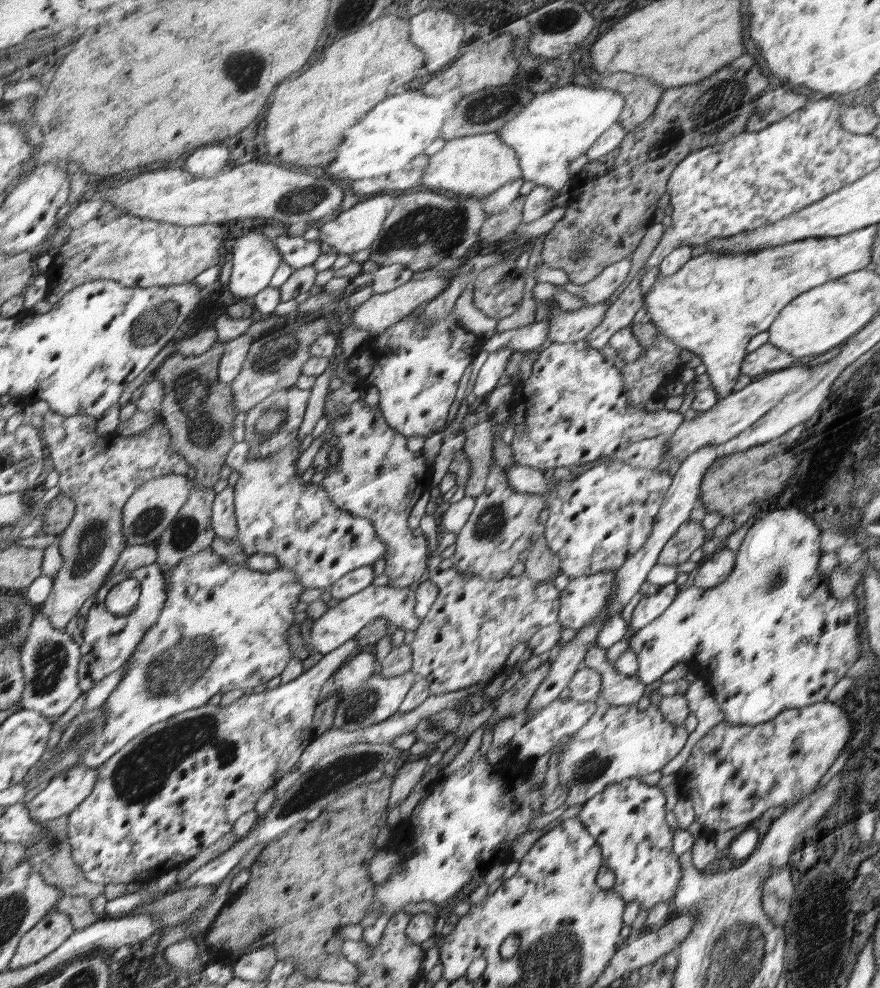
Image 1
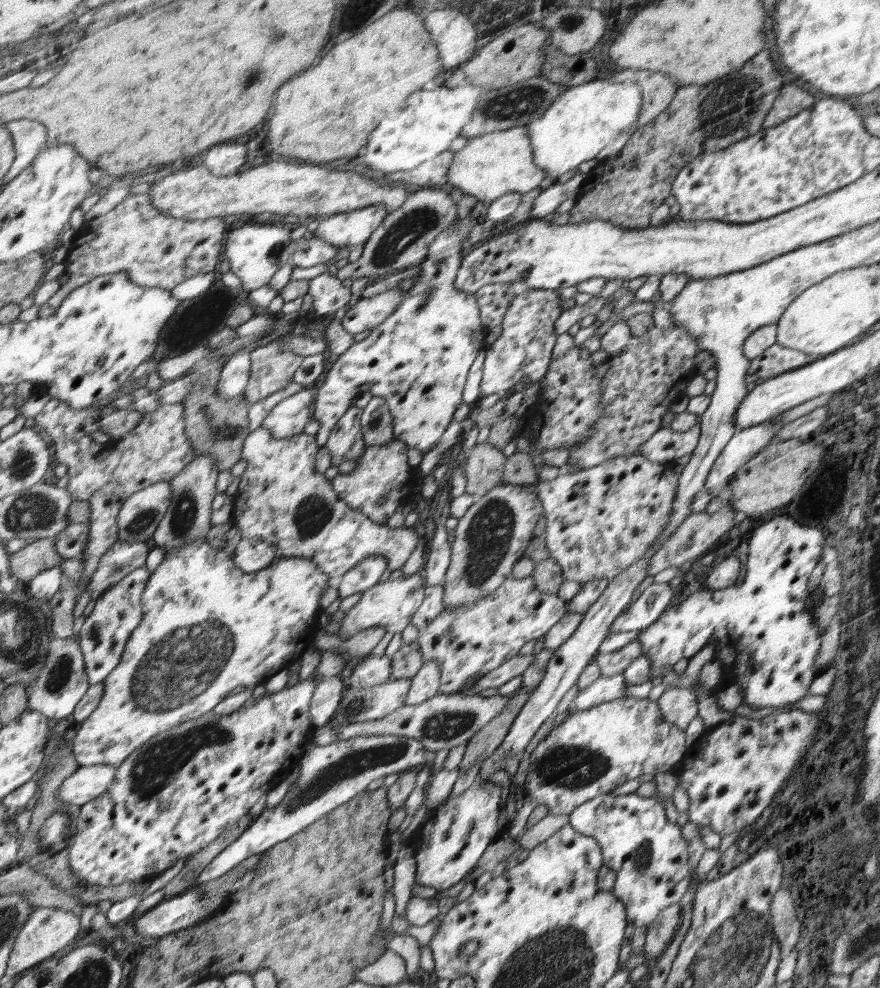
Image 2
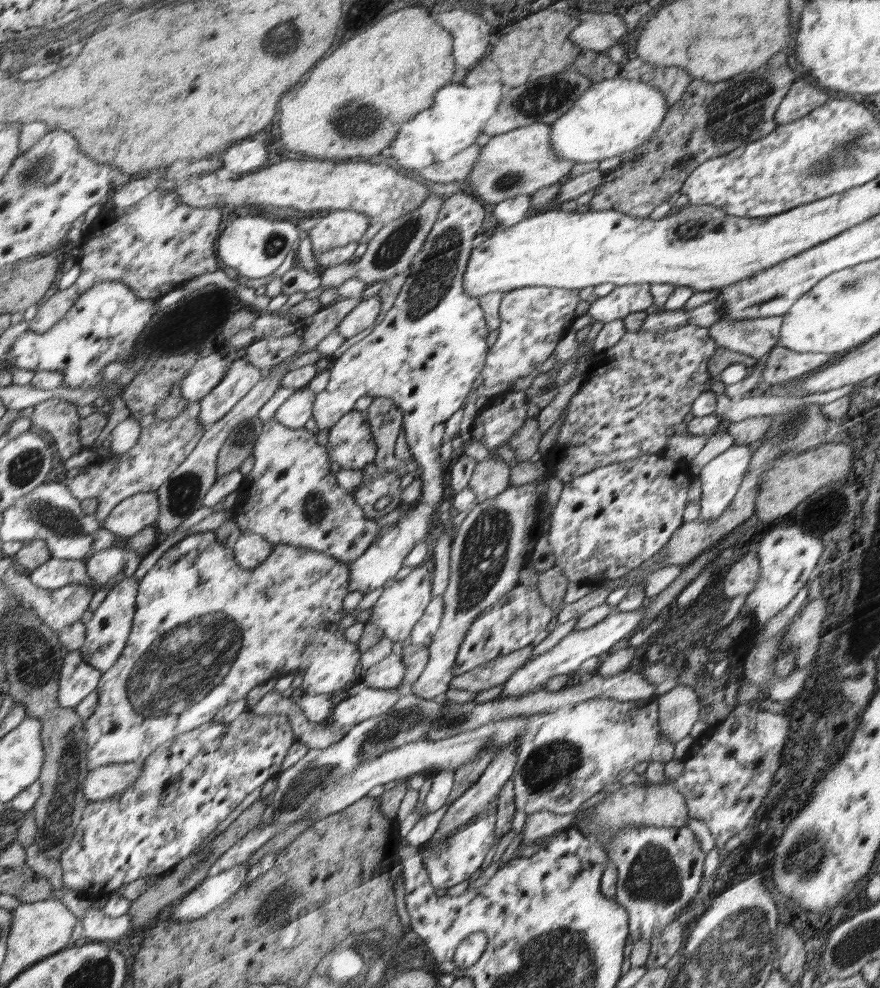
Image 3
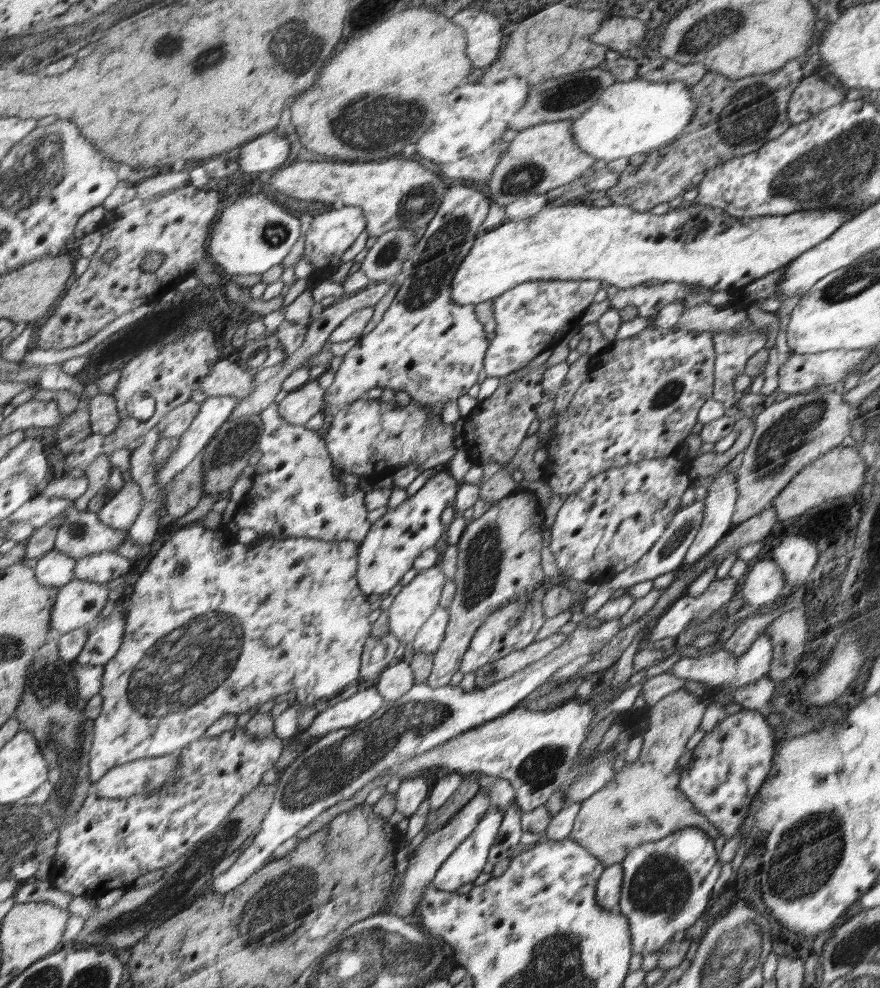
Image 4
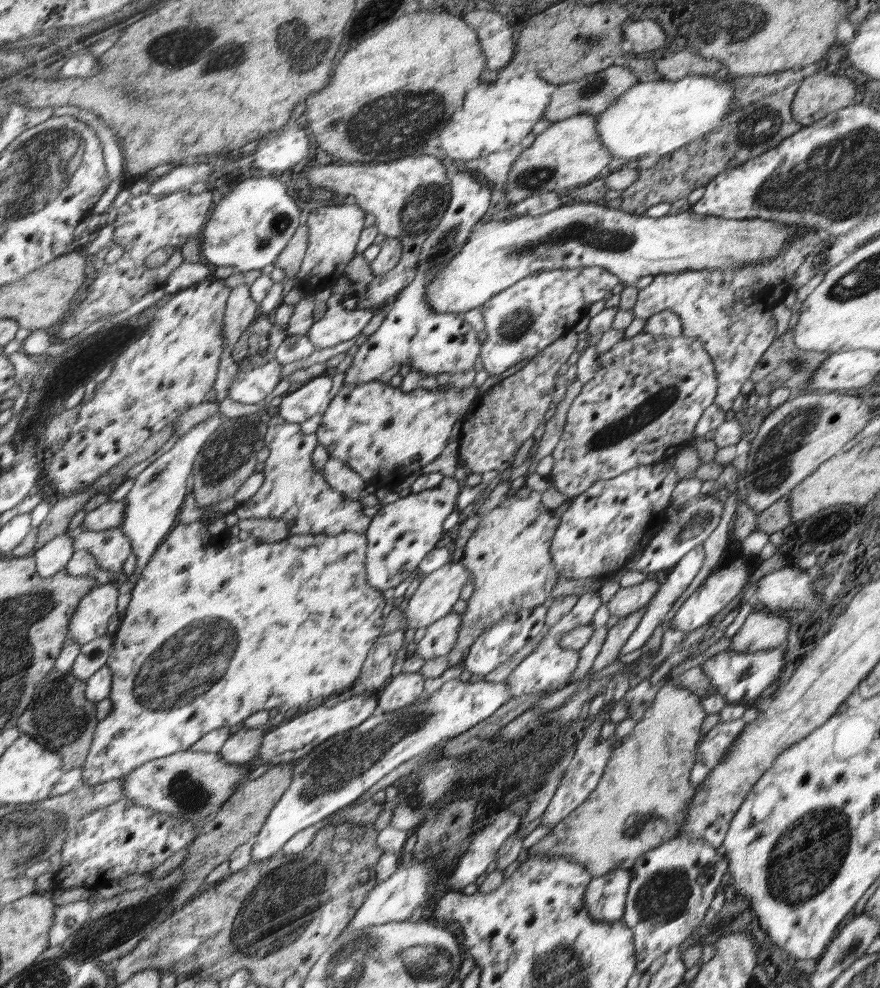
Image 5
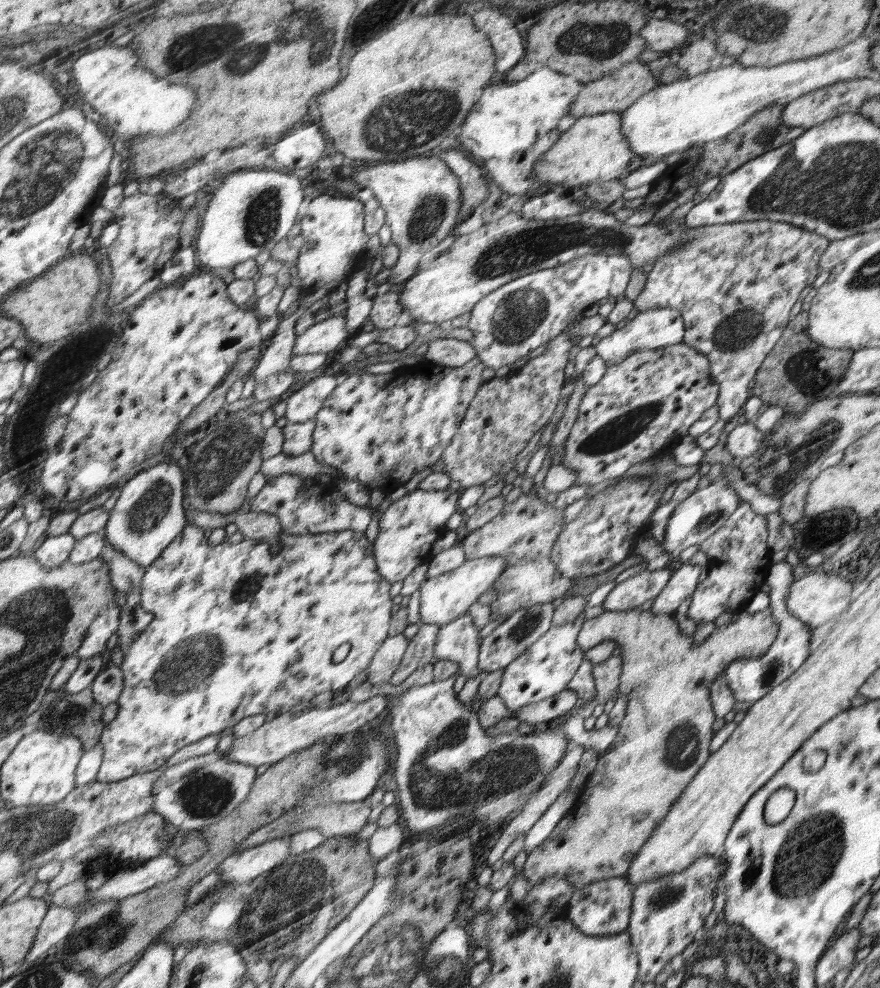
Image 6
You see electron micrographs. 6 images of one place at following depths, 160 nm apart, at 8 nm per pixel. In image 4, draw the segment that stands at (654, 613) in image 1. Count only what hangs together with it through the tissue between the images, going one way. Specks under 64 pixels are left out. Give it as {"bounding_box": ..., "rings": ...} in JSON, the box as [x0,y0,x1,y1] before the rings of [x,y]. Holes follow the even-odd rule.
{"bounding_box":[211,618,621,894],"rings":[[[619,618],[603,621],[595,629],[588,627],[586,621],[582,621],[577,624],[574,632],[570,634],[568,642],[550,652],[550,654],[546,654],[546,657],[538,660],[537,663],[530,664],[526,669],[518,672],[517,675],[510,676],[509,679],[502,680],[484,690],[474,688],[470,692],[464,691],[460,686],[454,687],[452,684],[438,689],[432,689],[425,683],[415,684],[401,699],[386,701],[380,710],[373,716],[370,716],[370,719],[352,726],[350,734],[344,736],[337,743],[334,743],[334,732],[330,732],[330,736],[324,735],[322,740],[314,740],[287,768],[280,772],[278,775],[277,792],[273,796],[273,804],[269,808],[264,822],[261,823],[259,830],[256,832],[252,844],[240,853],[238,862],[230,870],[214,878],[211,890],[218,894],[226,894],[236,890],[245,880],[248,880],[250,876],[269,862],[269,856],[278,846],[286,842],[288,838],[292,838],[308,822],[312,822],[312,818],[316,818],[320,812],[328,810],[330,806],[338,804],[342,800],[348,800],[354,792],[358,792],[366,784],[366,780],[372,780],[380,772],[384,774],[388,768],[393,767],[393,764],[401,763],[405,758],[428,751],[429,748],[445,743],[458,733],[473,729],[482,723],[489,722],[504,713],[508,713],[534,689],[550,682],[548,679],[550,679],[550,675],[554,675],[556,669],[560,670],[561,667],[570,664],[571,661],[579,657],[590,658],[592,649],[598,643],[610,641],[620,630],[621,622]]]}

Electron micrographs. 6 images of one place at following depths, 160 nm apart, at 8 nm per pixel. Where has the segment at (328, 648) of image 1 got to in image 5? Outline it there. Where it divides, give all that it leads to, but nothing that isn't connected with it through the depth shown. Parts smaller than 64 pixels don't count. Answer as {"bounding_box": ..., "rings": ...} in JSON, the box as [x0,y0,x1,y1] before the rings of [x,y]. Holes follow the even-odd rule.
{"bounding_box":[403,562,472,630],"rings":[[[450,562],[424,575],[409,598],[406,612],[403,612],[407,628],[417,630],[430,626],[452,612],[453,604],[460,598],[460,590],[468,578],[472,578],[469,568],[460,562]]]}

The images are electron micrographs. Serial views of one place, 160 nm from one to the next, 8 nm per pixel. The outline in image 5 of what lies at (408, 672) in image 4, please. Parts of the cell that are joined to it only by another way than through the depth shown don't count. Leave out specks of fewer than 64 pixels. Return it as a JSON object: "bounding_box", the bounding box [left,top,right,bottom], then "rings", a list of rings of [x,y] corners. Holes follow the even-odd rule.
{"bounding_box":[377,672,426,712],"rings":[[[419,672],[414,674],[400,673],[394,676],[388,686],[380,694],[380,702],[377,704],[377,712],[398,712],[402,708],[408,708],[410,704],[422,702],[426,698],[422,693],[425,678]]]}

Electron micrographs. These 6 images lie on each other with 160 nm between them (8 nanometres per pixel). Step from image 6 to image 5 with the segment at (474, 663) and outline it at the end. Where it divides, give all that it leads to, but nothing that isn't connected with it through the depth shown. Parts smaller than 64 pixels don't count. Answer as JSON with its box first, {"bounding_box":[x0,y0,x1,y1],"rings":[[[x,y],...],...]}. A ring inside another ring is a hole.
{"bounding_box":[415,612,461,660],"rings":[[[449,612],[445,617],[427,626],[424,638],[415,646],[424,660],[448,656],[460,634],[461,613]]]}

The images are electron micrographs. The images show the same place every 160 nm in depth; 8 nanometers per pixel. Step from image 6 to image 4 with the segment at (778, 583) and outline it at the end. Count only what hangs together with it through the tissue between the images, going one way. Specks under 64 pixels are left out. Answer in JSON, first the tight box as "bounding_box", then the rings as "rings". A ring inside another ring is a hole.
{"bounding_box":[670,634,772,693],"rings":[[[762,634],[738,659],[724,648],[709,655],[700,656],[697,660],[691,657],[679,657],[670,670],[670,675],[678,679],[699,681],[717,692],[723,691],[725,693],[730,689],[756,684],[758,680],[766,678],[766,674],[770,670],[770,660],[772,660],[772,642],[766,634]]]}

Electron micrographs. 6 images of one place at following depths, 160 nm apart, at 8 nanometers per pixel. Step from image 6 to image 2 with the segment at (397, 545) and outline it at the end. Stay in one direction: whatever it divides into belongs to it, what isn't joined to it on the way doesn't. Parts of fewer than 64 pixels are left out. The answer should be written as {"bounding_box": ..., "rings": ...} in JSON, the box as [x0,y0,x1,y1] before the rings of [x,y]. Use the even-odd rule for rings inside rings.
{"bounding_box":[314,214,484,598],"rings":[[[469,214],[466,216],[459,216],[456,219],[456,223],[448,229],[441,233],[433,242],[429,245],[429,251],[427,257],[420,264],[422,271],[420,276],[416,277],[414,284],[410,289],[405,292],[404,298],[402,298],[402,303],[396,308],[396,311],[392,315],[388,316],[386,320],[382,321],[382,324],[379,324],[375,329],[370,331],[370,334],[360,340],[360,342],[353,343],[344,353],[338,356],[338,359],[333,363],[332,368],[327,373],[326,379],[322,386],[320,386],[318,394],[316,396],[316,403],[314,404],[315,408],[315,419],[320,422],[319,431],[315,434],[318,441],[318,445],[324,446],[329,440],[330,431],[340,422],[340,418],[345,412],[348,412],[350,408],[355,407],[355,401],[359,396],[366,396],[366,392],[370,392],[373,396],[381,396],[385,400],[385,406],[388,408],[388,414],[390,414],[391,422],[393,423],[393,435],[396,439],[401,441],[406,441],[406,444],[410,448],[420,449],[422,454],[428,453],[426,448],[432,448],[436,444],[436,440],[442,436],[442,432],[446,430],[448,422],[452,420],[454,416],[454,410],[458,408],[458,404],[462,401],[462,388],[464,388],[464,382],[466,382],[466,376],[468,376],[468,370],[474,362],[474,358],[478,356],[478,352],[483,350],[482,344],[484,344],[484,334],[482,334],[482,320],[481,320],[481,310],[480,306],[477,304],[477,298],[474,293],[468,293],[464,290],[458,290],[456,287],[456,278],[457,272],[461,268],[462,258],[462,238],[466,234],[464,226],[466,226],[466,220],[472,220],[472,217],[469,217]],[[370,556],[358,563],[353,570],[345,572],[338,587],[338,598],[346,598],[352,594],[363,593],[368,588],[380,583],[380,576],[387,568],[385,556]]]}

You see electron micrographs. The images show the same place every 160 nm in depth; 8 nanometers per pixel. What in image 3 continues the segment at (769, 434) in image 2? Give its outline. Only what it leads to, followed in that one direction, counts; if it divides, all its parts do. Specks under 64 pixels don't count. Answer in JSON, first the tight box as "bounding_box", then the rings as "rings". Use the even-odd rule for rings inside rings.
{"bounding_box":[696,444,753,521],"rings":[[[733,444],[707,463],[696,476],[702,483],[701,521],[713,521],[735,497],[752,458],[753,445]]]}

